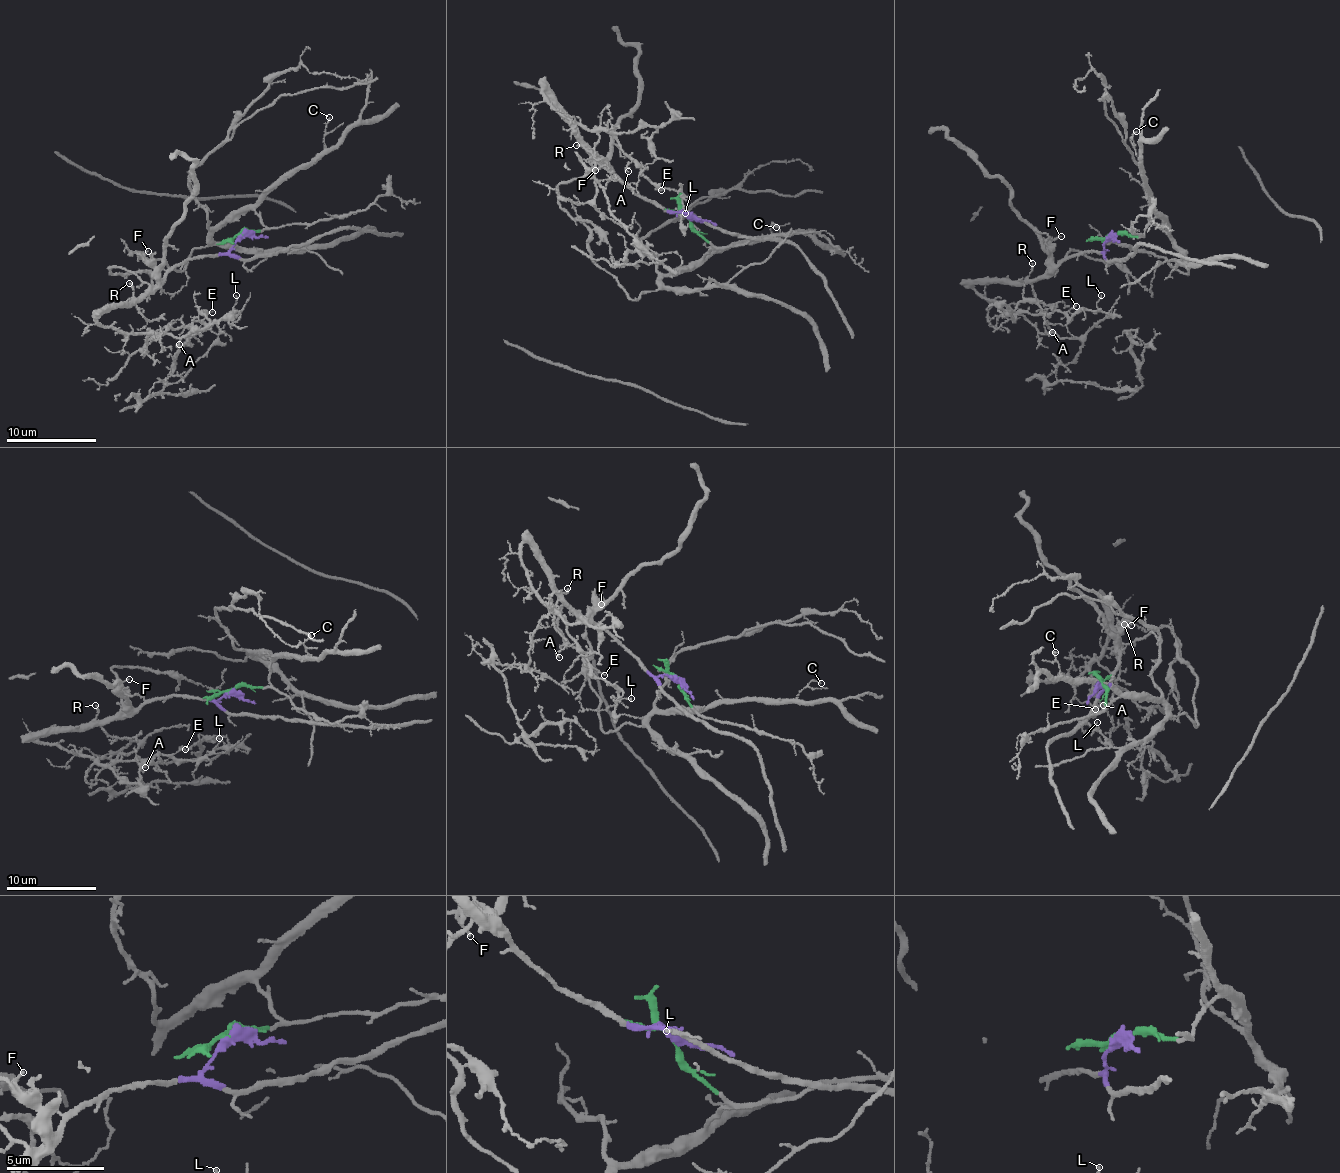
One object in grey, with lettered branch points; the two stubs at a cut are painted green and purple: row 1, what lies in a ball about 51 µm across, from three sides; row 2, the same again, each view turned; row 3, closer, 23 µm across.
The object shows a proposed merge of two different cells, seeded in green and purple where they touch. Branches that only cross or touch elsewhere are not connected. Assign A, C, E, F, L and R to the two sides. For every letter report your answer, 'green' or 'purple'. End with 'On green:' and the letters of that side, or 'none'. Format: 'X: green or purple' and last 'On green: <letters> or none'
A: purple
C: green
E: purple
F: purple
L: purple
R: purple
On green: C

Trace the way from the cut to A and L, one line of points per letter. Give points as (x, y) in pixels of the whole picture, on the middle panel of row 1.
A: (687, 216), (641, 199), (543, 92), (574, 121), (590, 130), (606, 130), (631, 159), (629, 172)
L: (687, 216), (641, 199), (543, 92), (574, 121), (590, 130), (606, 130), (653, 183), (673, 190), (684, 214)

